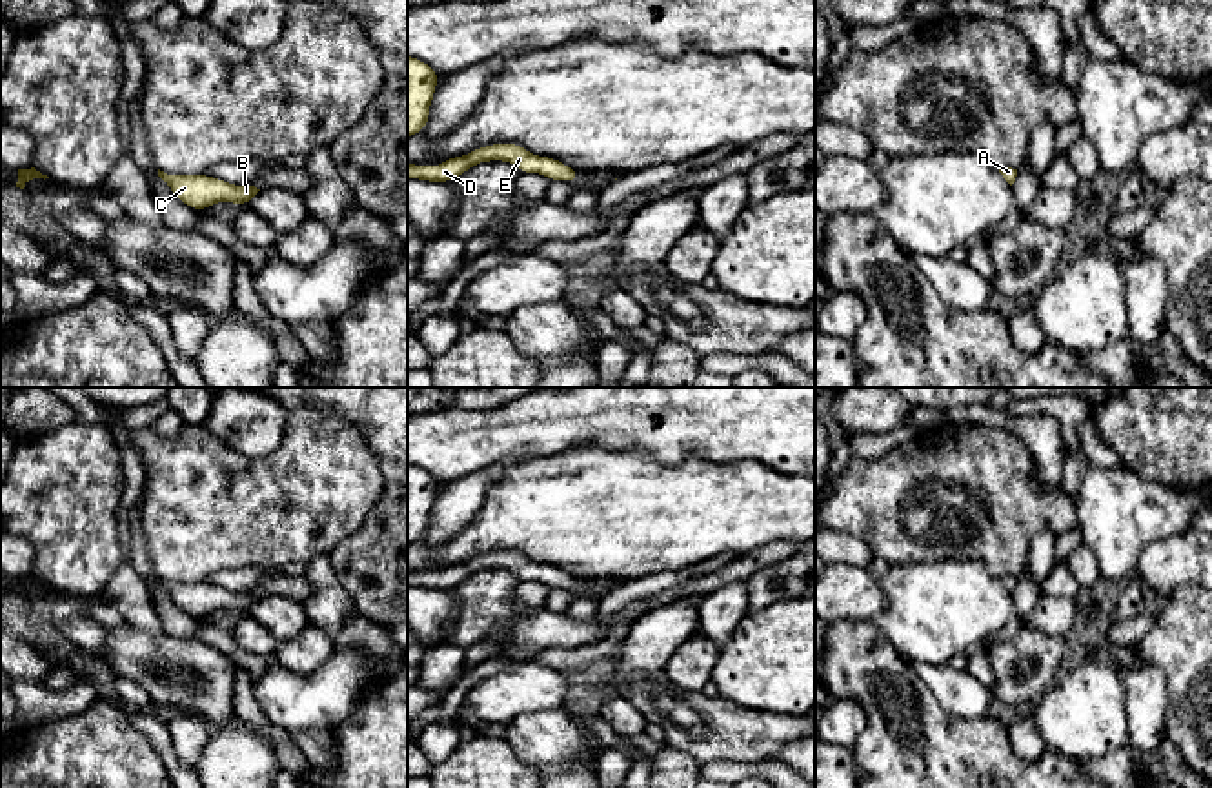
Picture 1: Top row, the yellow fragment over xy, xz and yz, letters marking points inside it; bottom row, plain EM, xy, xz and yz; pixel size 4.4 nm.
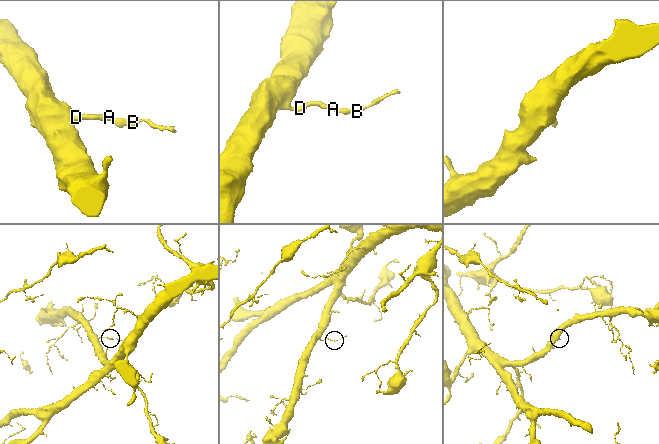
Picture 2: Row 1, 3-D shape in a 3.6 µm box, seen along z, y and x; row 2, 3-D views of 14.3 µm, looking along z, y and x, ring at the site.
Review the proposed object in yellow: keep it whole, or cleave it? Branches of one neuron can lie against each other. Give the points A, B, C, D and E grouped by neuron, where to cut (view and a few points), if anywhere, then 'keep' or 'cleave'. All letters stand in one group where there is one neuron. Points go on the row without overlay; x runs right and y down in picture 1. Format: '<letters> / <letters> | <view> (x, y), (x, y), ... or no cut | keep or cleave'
A B C D E | no cut | keep

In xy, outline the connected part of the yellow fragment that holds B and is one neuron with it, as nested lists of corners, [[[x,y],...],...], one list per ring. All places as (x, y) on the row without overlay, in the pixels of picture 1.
[[[167,582],[158,584],[171,595],[173,602],[186,613],[204,619],[217,610],[246,611],[260,599],[255,593],[233,593],[209,582]]]

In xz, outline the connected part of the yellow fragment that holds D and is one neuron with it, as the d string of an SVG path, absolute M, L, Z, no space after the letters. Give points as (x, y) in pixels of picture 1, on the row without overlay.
M508 550L477 555L464 564L446 566L435 575L408 571L408 586L449 590L466 581L471 573L490 568L504 568L517 573L520 581L540 581L550 588L566 588L571 591L581 586L577 577L571 577L555 566L533 562L522 553Z

